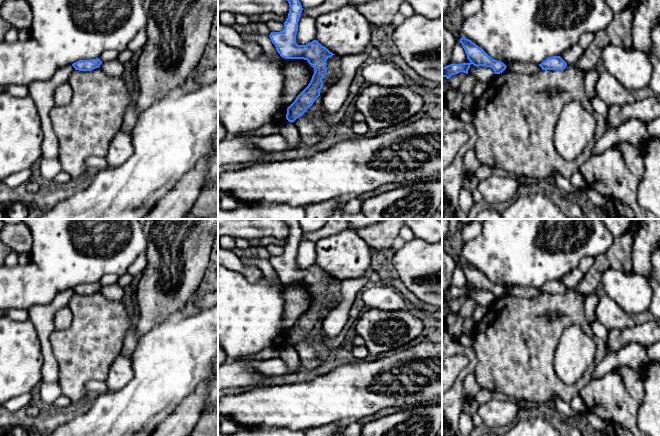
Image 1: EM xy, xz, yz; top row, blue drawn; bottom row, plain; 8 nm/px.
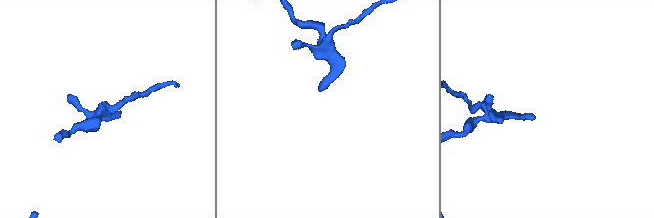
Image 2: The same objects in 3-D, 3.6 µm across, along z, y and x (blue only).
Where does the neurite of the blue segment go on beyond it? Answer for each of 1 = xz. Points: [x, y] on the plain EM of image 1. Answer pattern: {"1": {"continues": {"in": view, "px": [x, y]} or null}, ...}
{"1": {"continues": null}}

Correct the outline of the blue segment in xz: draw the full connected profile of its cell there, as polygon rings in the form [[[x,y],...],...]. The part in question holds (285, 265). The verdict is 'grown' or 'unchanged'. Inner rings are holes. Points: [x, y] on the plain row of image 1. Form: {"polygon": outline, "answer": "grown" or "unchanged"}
{"polygon": [[[299,219],[283,220],[286,221],[290,230],[288,242],[284,246],[284,253],[280,256],[271,256],[269,261],[281,281],[307,284],[315,294],[308,310],[287,332],[286,343],[292,347],[301,341],[320,320],[320,314],[323,310],[322,303],[327,298],[326,285],[335,278],[322,270],[317,264],[306,269],[296,267],[298,246],[303,232],[299,225]]], "answer": "unchanged"}

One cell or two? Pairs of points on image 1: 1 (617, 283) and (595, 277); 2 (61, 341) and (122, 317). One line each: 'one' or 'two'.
1: two
2: one

